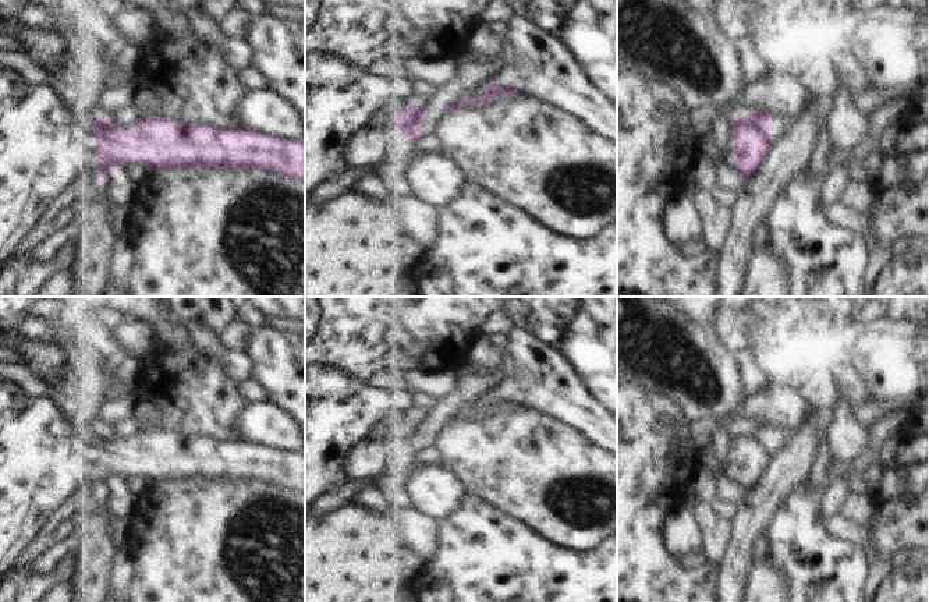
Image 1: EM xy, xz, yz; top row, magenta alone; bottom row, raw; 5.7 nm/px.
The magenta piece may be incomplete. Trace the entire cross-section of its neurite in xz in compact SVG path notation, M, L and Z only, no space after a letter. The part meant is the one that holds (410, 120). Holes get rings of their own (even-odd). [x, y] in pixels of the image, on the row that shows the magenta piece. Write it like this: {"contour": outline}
{"contour": "M305 53L305 192L337 180L350 167L345 144L373 116L393 116L404 138L426 131L421 106L409 100L409 85L394 68L359 70L331 53Z"}

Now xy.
{"contour": "M0 65L0 265L49 208L61 209L79 185L106 178L114 164L131 163L148 164L156 171L219 167L270 170L305 183L305 139L283 139L249 128L224 130L157 116L148 116L130 127L113 125L93 111L67 109L52 86L32 86L14 70Z"}

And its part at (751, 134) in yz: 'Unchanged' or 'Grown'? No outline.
Grown

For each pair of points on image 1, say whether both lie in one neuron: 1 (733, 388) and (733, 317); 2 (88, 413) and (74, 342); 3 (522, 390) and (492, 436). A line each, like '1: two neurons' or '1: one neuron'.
1: two neurons
2: two neurons
3: two neurons

